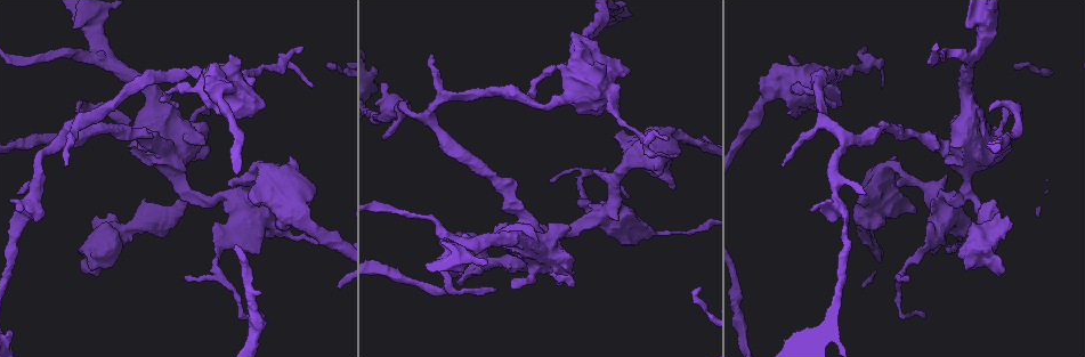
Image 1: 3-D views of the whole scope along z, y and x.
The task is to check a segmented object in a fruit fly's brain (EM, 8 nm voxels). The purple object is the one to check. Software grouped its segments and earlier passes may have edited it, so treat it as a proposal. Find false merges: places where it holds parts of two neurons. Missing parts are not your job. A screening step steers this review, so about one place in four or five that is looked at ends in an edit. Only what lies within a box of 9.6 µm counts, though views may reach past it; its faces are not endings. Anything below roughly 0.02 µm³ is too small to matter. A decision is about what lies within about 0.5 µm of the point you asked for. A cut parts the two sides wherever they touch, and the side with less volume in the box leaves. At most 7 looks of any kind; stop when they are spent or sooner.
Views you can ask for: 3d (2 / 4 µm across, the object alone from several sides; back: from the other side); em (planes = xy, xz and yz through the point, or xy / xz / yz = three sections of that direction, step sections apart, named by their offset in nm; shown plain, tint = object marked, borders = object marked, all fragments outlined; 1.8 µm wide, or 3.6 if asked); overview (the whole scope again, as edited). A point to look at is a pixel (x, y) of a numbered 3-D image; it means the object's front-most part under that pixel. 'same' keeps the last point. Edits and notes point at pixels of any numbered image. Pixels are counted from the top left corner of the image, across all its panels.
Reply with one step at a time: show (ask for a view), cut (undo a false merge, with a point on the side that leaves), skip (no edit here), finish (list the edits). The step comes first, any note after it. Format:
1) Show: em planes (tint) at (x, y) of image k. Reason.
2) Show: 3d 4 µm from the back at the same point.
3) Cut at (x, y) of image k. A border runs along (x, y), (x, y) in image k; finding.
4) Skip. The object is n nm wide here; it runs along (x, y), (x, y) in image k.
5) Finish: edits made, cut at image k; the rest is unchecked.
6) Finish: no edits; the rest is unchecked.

Show: 3d 4 µm at (312, 241) of image 1. A narrow waist.

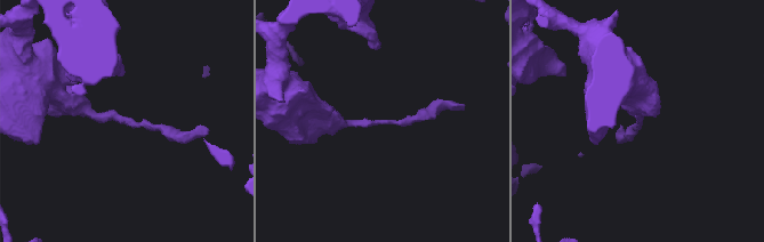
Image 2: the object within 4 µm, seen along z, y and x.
Show: em yz step 8 (tint) at (640, 120) of image 2. The arms are 180, 240 nm wide; now the EM.

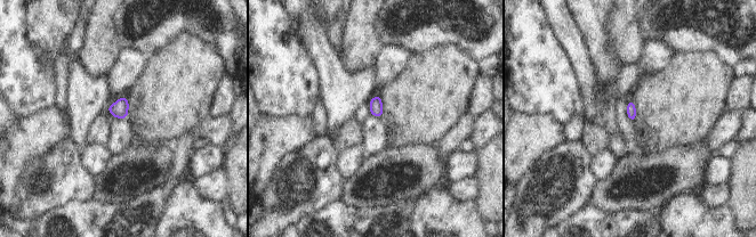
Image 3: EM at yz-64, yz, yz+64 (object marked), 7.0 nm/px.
Show: em planes (tint) at the same point. Another direction.

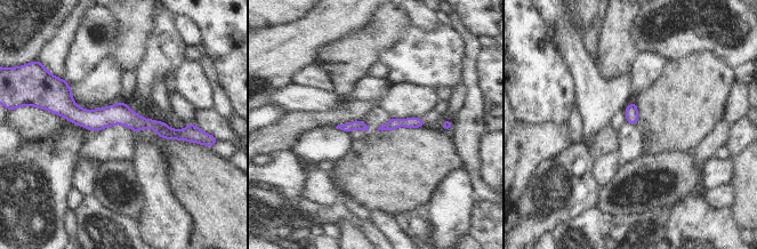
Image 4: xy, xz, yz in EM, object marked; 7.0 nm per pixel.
Skip. It runs along (54, 109), (188, 131) in image 4; all the same neuron.

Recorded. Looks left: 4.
Show: 3d 4 µm at (239, 198) of image 1. Sharp bend.

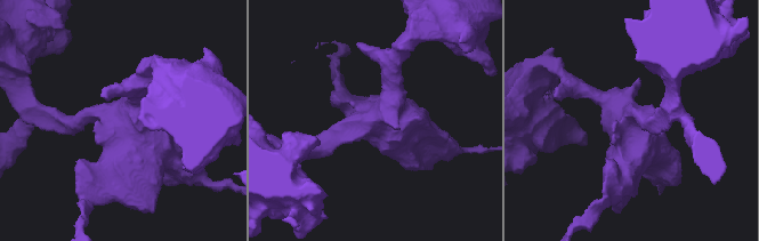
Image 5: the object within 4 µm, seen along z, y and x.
Show: em planes (tint) at (629, 118) of image 5.

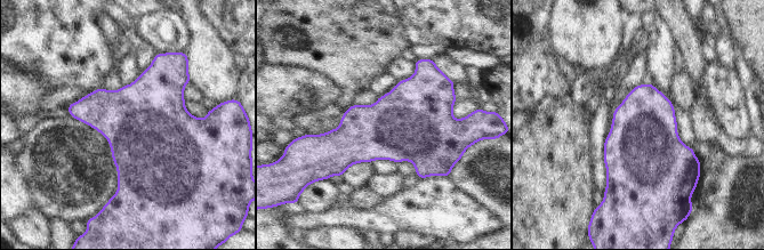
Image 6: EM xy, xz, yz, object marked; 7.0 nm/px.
Skip. All the same neuron.

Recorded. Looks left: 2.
Show: 3d 4 µm at (882, 180) of image 1.

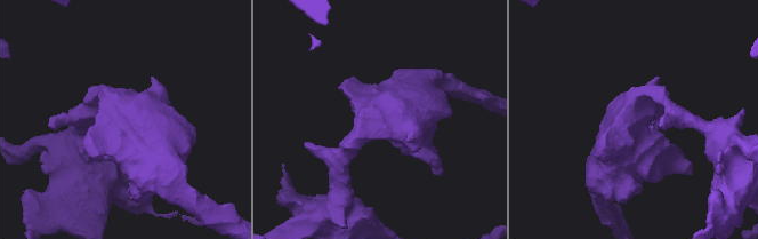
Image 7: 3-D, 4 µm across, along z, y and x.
Show: em 3.6 µm planes (tint) at (393, 111) of image 7.

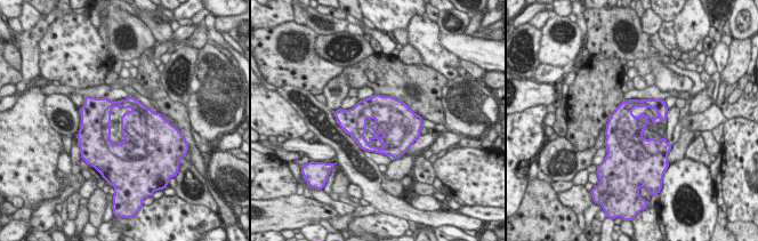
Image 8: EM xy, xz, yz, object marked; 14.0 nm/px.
Skip. All the same neuron.

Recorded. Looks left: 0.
Finish: no edits; the rest is unchecked.

